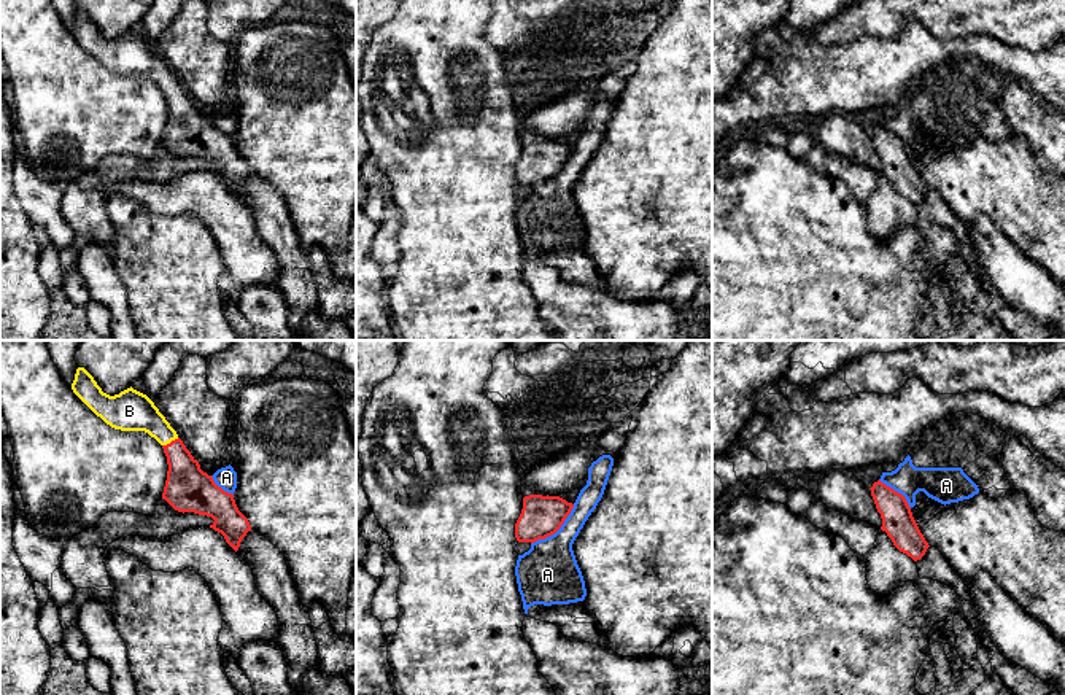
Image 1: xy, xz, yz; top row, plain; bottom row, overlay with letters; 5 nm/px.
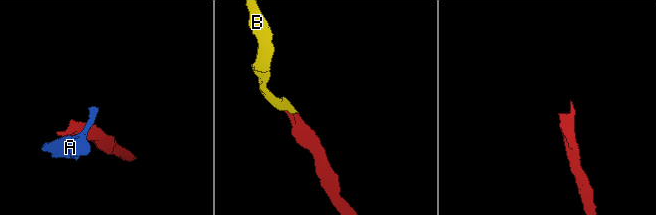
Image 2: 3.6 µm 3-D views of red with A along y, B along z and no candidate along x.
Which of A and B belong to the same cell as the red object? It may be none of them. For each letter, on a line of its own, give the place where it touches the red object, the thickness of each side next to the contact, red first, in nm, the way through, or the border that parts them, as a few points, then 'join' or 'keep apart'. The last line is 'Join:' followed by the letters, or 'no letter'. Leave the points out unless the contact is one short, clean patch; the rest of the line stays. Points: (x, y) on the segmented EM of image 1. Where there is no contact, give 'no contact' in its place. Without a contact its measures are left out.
A: xz (557, 530) | 200/300 nm | keep apart
B: xy (172, 441) | 220/200 nm | across xy (188, 487), (172, 441), (151, 420), (134, 411) | join
Join: B

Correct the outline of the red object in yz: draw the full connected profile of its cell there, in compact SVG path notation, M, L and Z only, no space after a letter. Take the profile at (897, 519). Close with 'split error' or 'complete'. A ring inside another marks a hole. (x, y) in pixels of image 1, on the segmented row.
M881 480L874 482L869 490L882 518L881 530L900 552L914 561L920 560L930 546L916 523L906 498Z; complete

